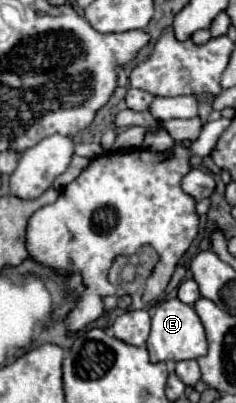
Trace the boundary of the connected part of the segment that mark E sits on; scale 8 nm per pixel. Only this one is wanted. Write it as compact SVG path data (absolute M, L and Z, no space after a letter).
M165 299L159 305L155 305L151 313L151 333L147 339L147 351L153 363L159 363L159 361L177 363L185 359L203 357L207 353L207 339L195 309L191 305L181 303L179 299Z

